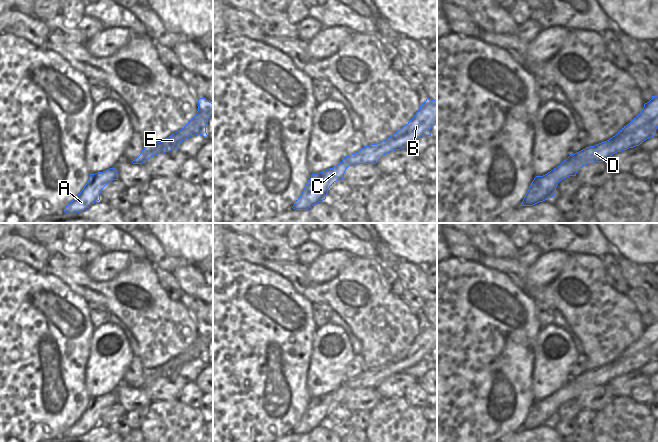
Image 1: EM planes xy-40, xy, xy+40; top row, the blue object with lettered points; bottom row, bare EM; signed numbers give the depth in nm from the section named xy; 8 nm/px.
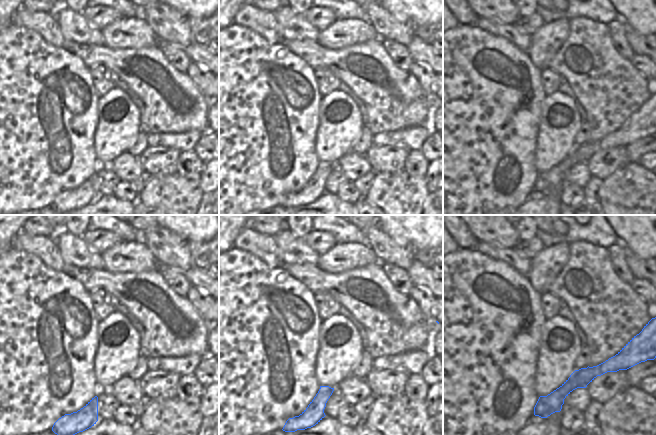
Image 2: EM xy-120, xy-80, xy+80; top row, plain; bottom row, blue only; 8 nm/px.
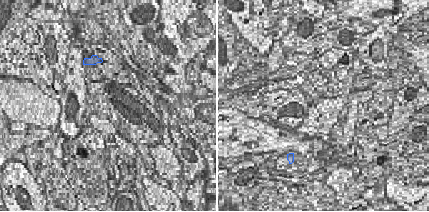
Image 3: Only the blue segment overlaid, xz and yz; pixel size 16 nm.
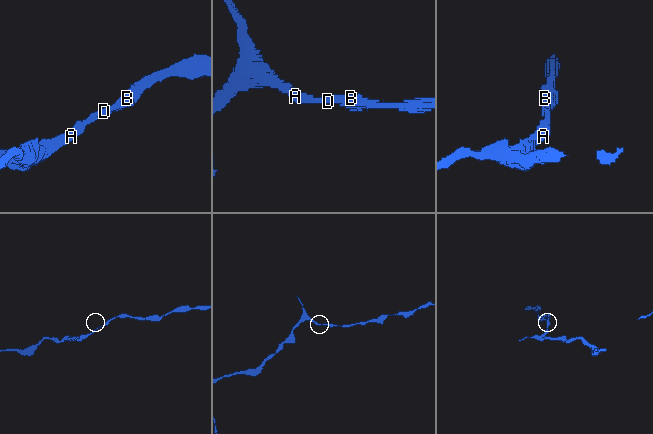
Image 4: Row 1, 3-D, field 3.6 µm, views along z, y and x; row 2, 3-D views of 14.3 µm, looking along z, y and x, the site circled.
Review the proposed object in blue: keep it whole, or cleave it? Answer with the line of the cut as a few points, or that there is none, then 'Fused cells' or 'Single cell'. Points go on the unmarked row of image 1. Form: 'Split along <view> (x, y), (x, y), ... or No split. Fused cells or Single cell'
No split. Single cell.

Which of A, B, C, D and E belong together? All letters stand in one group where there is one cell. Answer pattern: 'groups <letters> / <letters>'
groups A B C D E

